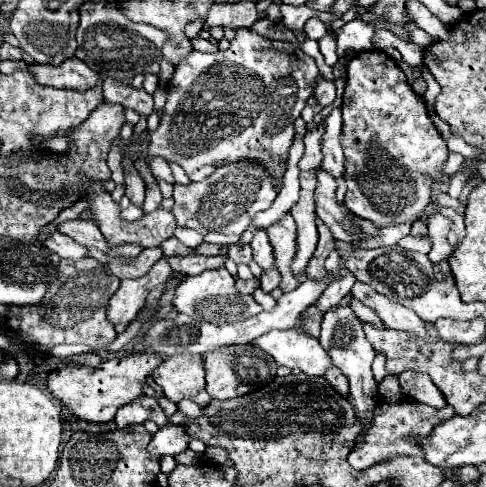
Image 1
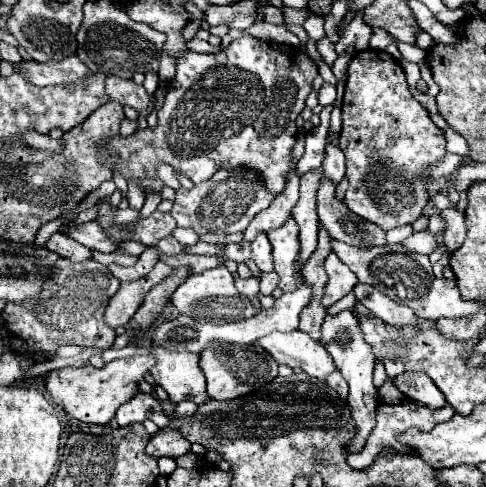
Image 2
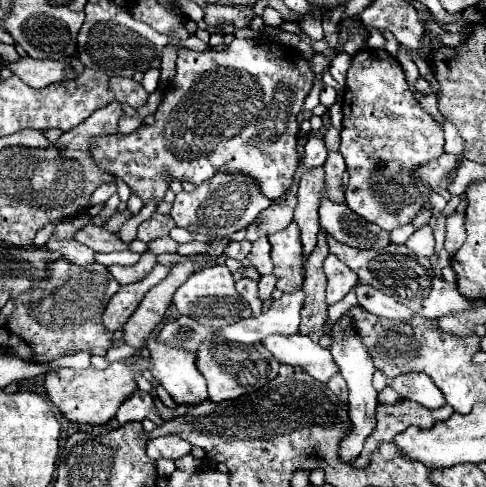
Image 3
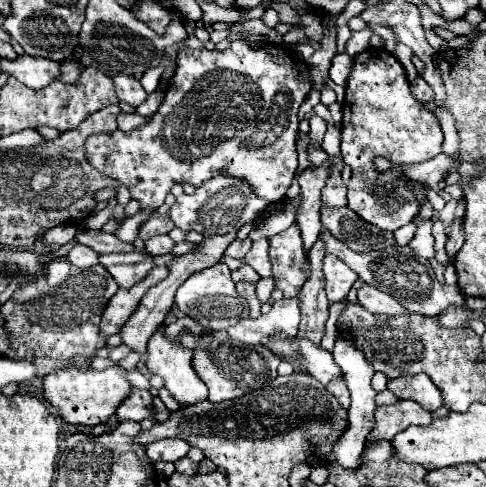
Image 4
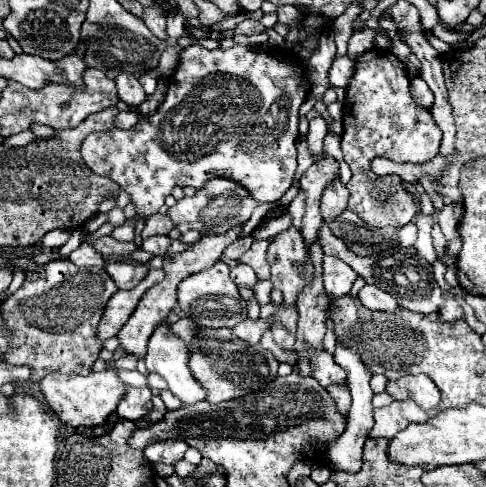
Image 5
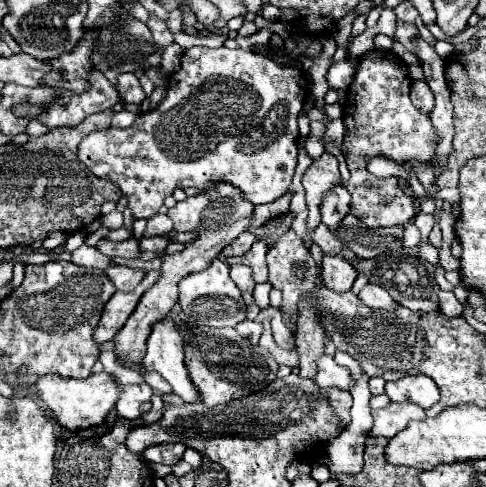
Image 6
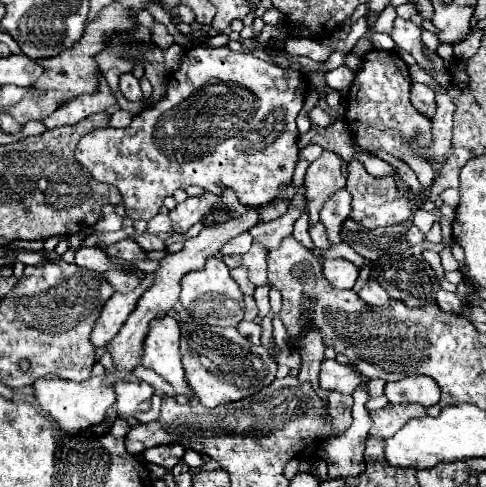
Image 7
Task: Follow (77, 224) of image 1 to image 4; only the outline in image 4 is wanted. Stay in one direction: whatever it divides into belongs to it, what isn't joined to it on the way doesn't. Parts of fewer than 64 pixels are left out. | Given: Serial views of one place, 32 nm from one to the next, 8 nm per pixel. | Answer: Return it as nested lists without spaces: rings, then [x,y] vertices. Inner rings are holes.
[[[84,230],[78,234],[80,244],[86,244],[94,248],[98,254],[110,254],[110,252],[132,252],[134,246],[118,240],[114,234],[104,234],[100,230]]]

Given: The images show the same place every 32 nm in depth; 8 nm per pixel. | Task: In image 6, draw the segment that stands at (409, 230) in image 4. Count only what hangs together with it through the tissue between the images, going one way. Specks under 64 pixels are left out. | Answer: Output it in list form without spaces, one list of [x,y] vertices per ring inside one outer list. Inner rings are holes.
[[[408,224],[406,230],[404,230],[404,246],[416,246],[420,242],[420,232],[414,224]]]

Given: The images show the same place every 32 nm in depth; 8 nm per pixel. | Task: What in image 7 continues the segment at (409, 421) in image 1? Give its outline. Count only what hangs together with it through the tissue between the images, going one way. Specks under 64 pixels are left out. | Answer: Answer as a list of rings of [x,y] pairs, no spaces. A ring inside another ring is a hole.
[[[390,404],[386,408],[374,410],[370,412],[372,428],[368,434],[378,436],[378,438],[388,438],[396,434],[410,418],[426,416],[426,412],[428,410],[422,404]]]

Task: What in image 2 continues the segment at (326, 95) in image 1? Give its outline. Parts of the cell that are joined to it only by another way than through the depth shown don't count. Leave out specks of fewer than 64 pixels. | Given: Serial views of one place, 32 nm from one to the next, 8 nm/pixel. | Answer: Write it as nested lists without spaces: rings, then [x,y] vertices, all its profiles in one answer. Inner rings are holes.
[[[324,84],[324,86],[320,88],[318,98],[320,98],[320,104],[322,104],[322,106],[332,106],[334,100],[336,100],[336,88],[330,86],[330,84]]]

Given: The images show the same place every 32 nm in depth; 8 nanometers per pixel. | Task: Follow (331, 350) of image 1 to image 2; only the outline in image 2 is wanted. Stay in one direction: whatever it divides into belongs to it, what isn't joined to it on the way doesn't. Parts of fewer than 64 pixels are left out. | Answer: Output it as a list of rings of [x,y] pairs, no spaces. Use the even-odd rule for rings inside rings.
[[[344,310],[338,316],[326,316],[326,322],[322,324],[322,340],[326,342],[324,348],[334,358],[336,368],[342,372],[342,376],[346,378],[346,382],[350,386],[350,394],[348,394],[346,402],[352,408],[352,418],[356,422],[356,436],[354,436],[354,440],[350,440],[344,446],[346,454],[360,452],[360,448],[364,446],[364,440],[368,438],[368,434],[372,432],[372,428],[376,424],[374,412],[376,412],[376,406],[378,406],[378,390],[372,384],[372,372],[374,372],[372,348],[368,348],[368,344],[364,342],[362,330],[360,330],[358,320],[352,314],[352,310]]]

